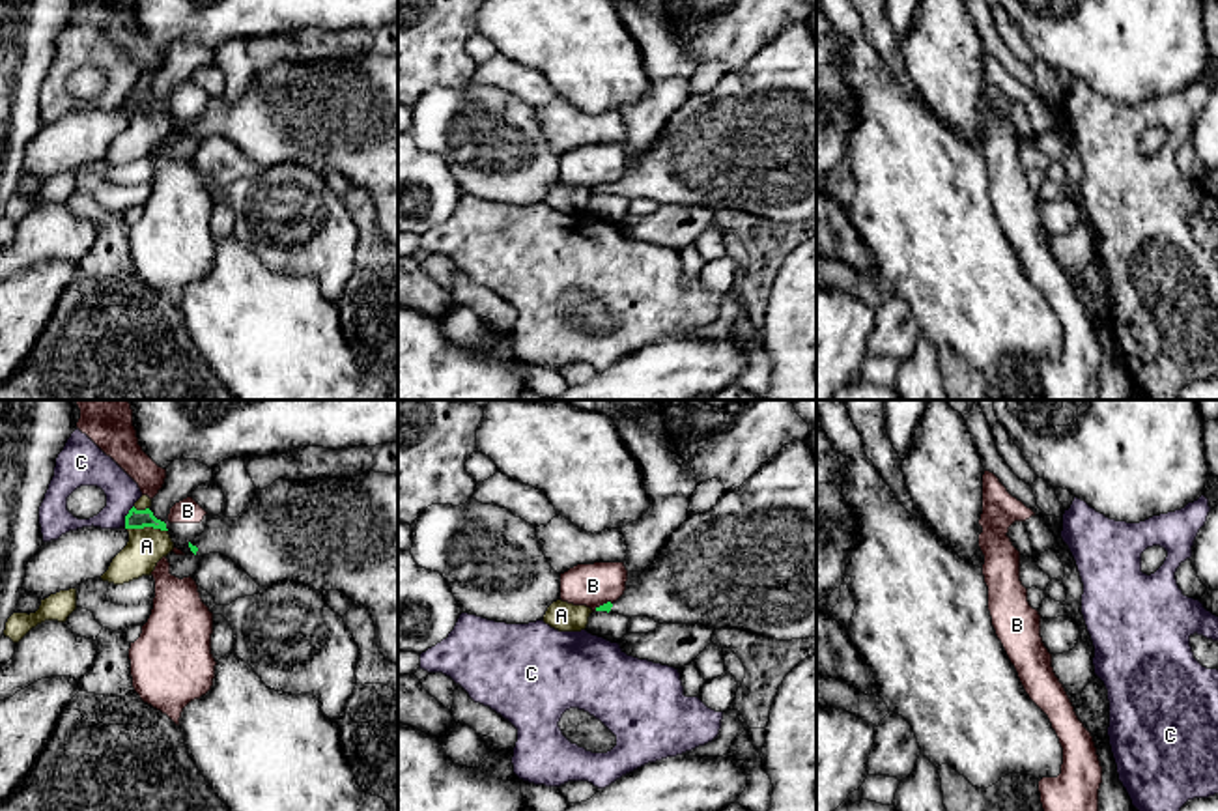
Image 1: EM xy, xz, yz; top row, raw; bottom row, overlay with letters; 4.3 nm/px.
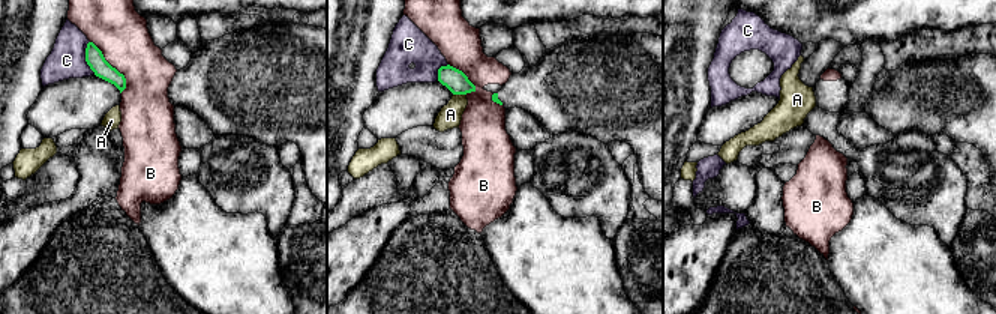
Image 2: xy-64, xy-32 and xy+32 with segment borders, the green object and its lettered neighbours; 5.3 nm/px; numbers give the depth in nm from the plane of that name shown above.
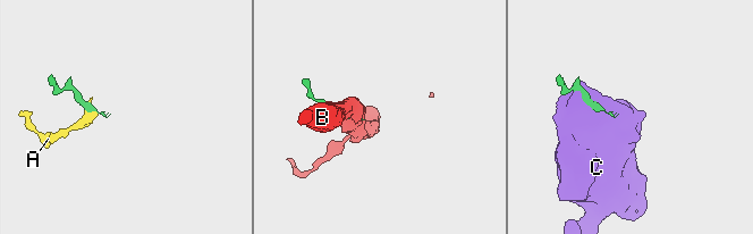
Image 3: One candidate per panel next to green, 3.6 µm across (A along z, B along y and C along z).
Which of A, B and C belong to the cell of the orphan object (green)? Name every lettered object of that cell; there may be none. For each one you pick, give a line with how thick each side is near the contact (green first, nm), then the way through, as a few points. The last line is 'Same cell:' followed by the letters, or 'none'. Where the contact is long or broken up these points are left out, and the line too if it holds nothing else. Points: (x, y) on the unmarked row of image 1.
Same cell: none

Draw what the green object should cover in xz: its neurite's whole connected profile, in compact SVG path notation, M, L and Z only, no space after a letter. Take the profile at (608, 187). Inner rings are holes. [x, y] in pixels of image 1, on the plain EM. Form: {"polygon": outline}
{"polygon": "M807 22L785 26L740 69L729 71L704 95L687 101L671 116L658 140L643 153L628 153L626 172L596 192L648 198L659 206L702 206L736 209L777 222L816 217L816 37Z"}

